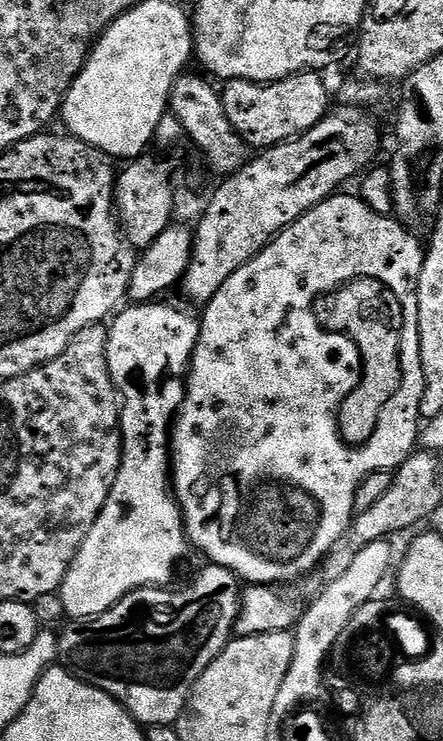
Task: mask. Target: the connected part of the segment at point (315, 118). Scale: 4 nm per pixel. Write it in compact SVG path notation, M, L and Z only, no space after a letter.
M305 70L284 80L276 80L273 84L255 84L249 80L227 81L222 88L226 118L230 118L230 126L234 126L234 130L238 130L245 142L256 150L295 140L329 115L328 88L320 76L323 75L319 71Z

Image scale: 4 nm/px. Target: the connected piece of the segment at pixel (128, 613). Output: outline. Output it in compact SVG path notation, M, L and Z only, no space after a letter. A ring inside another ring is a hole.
M209 563L207 567L197 574L193 584L177 592L171 592L173 589L168 586L139 588L106 610L106 614L92 620L69 623L58 636L59 663L82 682L113 696L135 718L137 724L175 725L206 666L210 666L210 662L214 662L229 640L233 639L240 613L240 577L214 563Z

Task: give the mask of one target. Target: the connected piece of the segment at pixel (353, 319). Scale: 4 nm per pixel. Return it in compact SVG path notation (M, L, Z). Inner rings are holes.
M352 280L331 297L332 306L325 325L333 332L348 336L357 344L363 372L360 384L340 405L338 435L349 446L359 446L374 434L383 418L386 402L394 398L394 390L402 382L402 332L392 325L388 308L399 309L400 300L380 280Z

